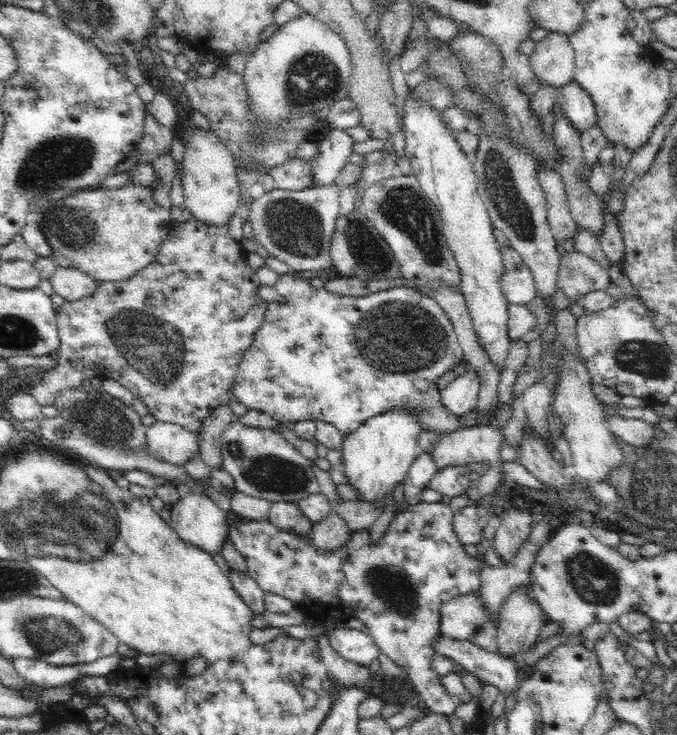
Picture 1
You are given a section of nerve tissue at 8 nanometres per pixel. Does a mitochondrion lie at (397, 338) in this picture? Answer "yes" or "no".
yes

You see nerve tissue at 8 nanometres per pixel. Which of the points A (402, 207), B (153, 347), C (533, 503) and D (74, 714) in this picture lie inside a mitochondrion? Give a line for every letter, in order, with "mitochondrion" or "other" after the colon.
A: mitochondrion
B: mitochondrion
C: other
D: other

